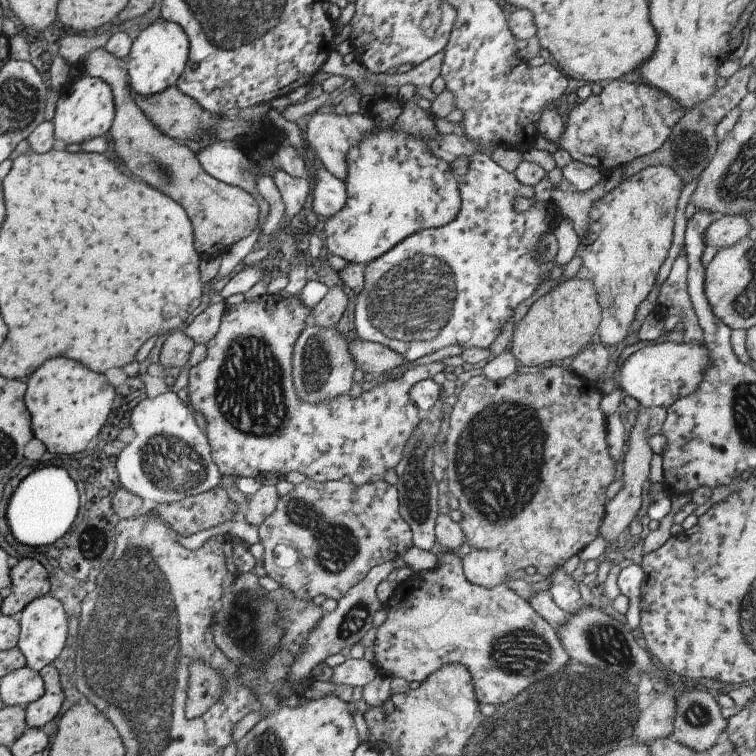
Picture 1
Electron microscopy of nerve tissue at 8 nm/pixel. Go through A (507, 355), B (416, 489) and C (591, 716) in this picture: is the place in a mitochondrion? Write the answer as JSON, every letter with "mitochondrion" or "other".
{"A":"other","B":"mitochondrion","C":"mitochondrion"}

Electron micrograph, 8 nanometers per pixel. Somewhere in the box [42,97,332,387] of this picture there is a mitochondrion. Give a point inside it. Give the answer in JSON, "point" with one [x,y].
{"point":[166,174]}

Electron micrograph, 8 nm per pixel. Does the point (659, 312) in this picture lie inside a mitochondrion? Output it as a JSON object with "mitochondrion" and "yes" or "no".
{"mitochondrion":"no"}

